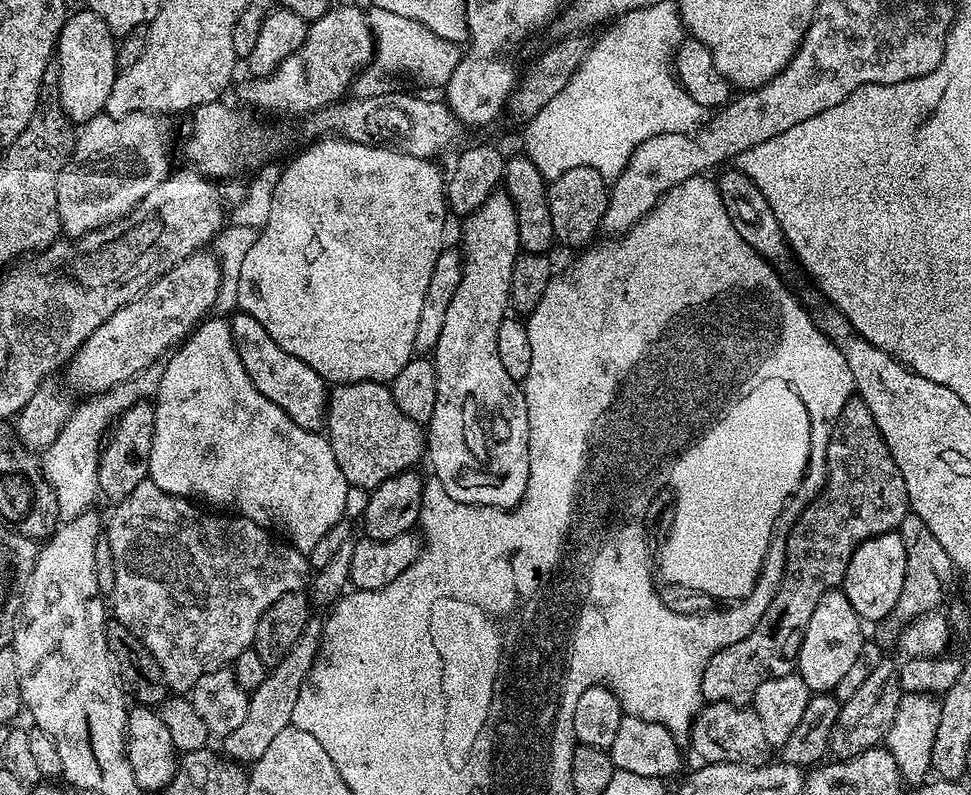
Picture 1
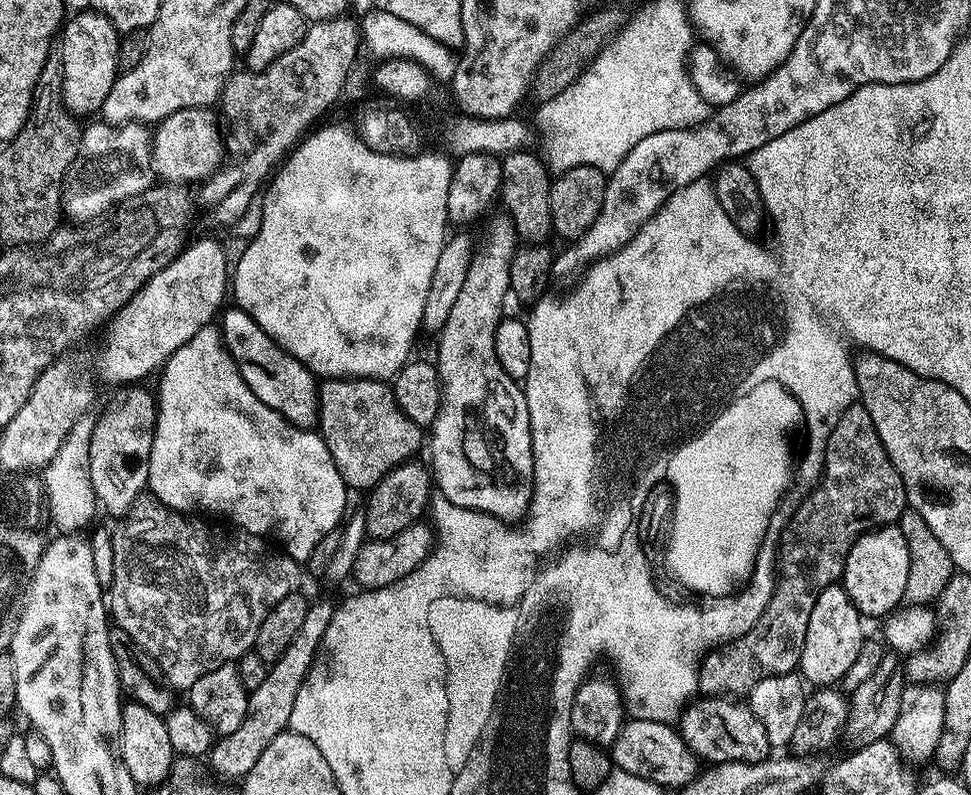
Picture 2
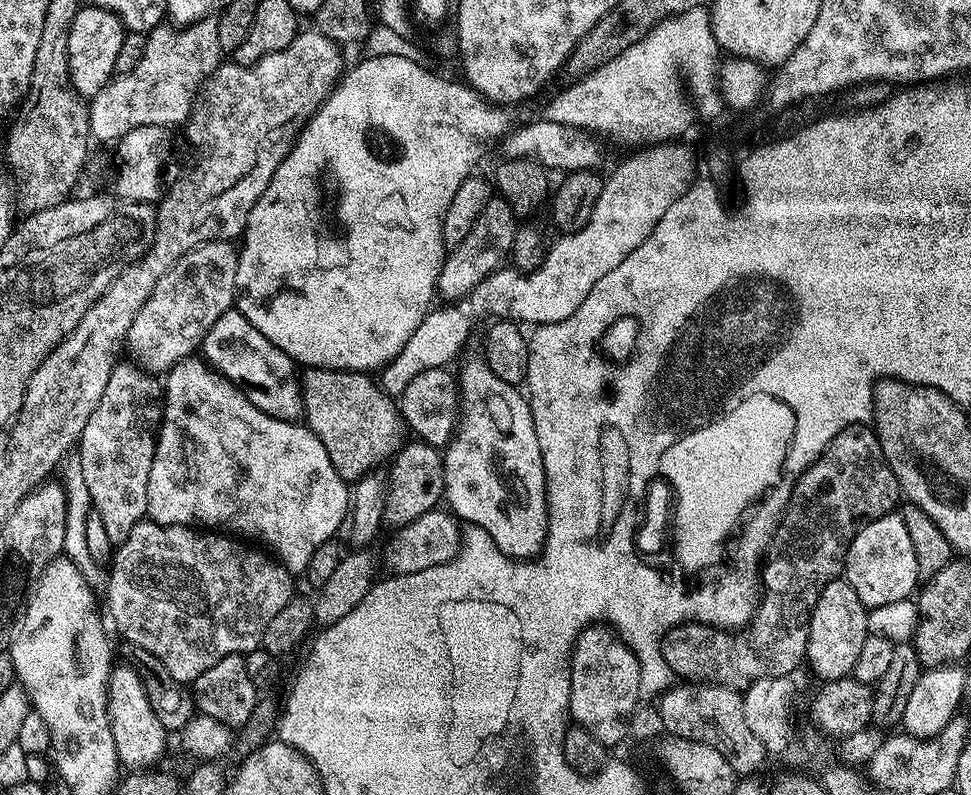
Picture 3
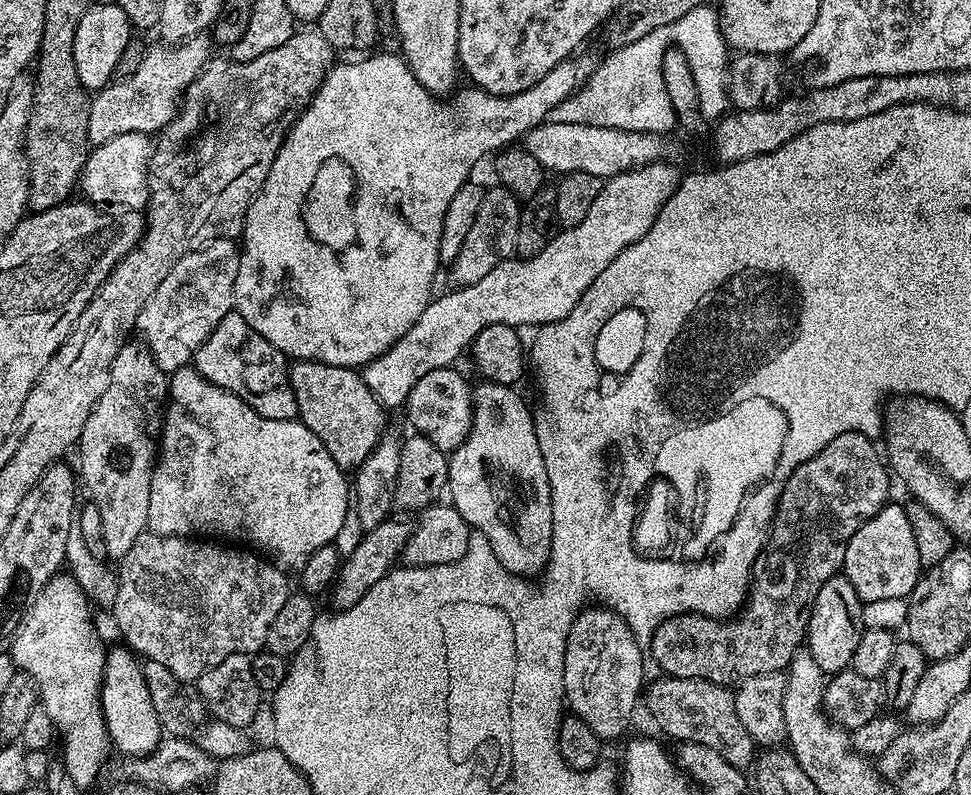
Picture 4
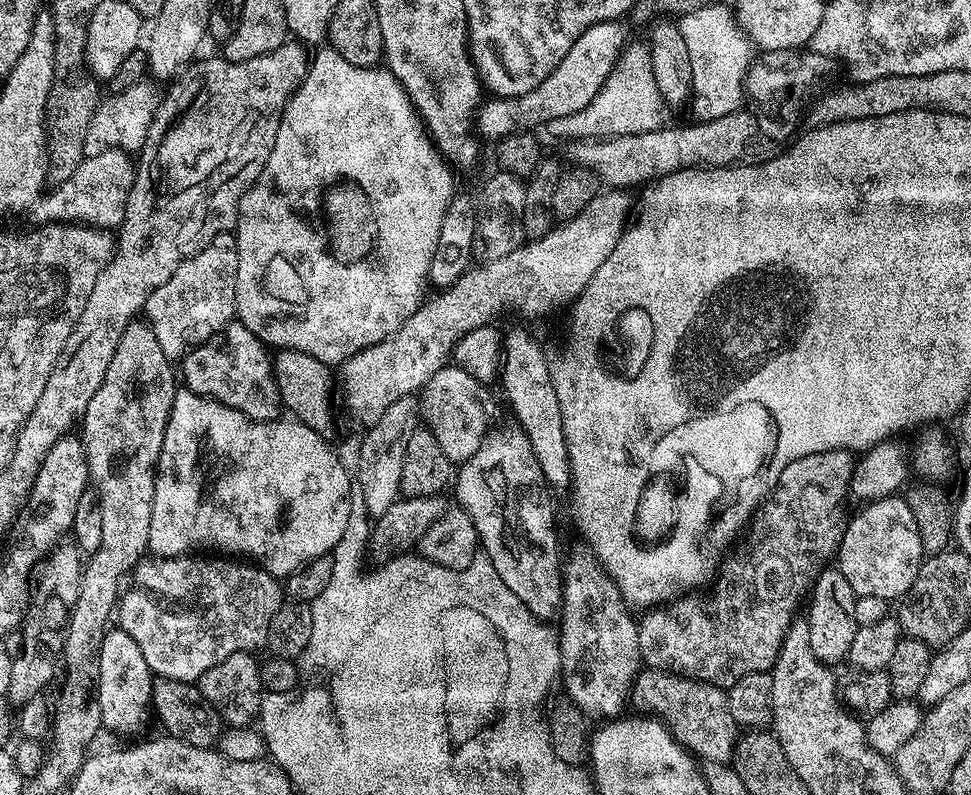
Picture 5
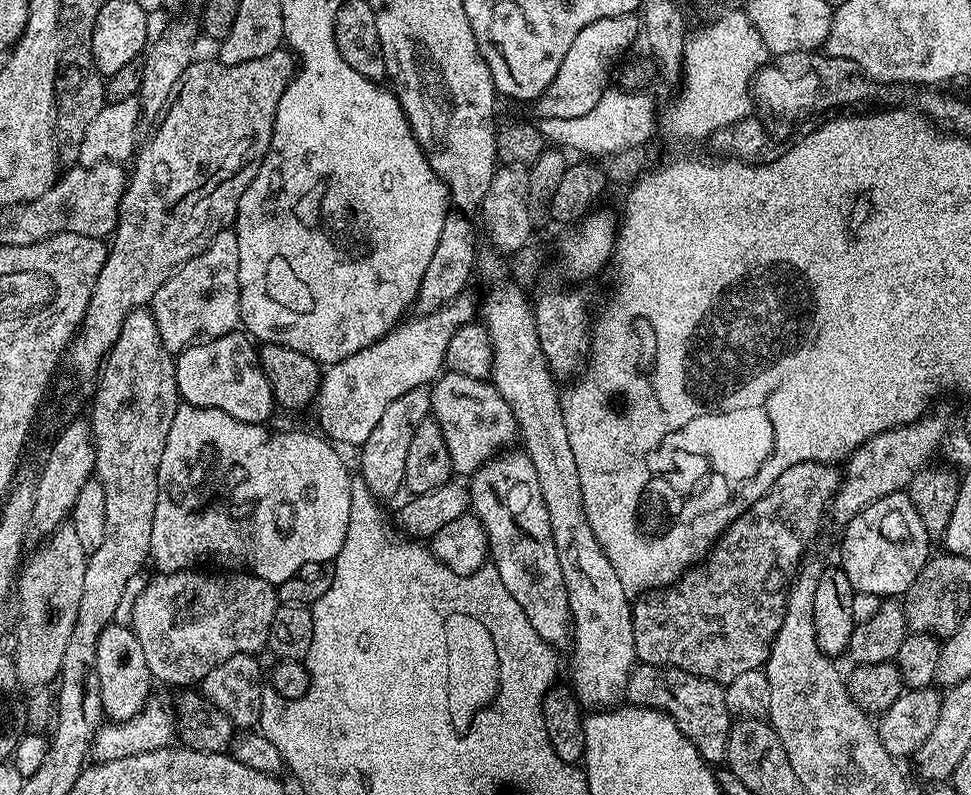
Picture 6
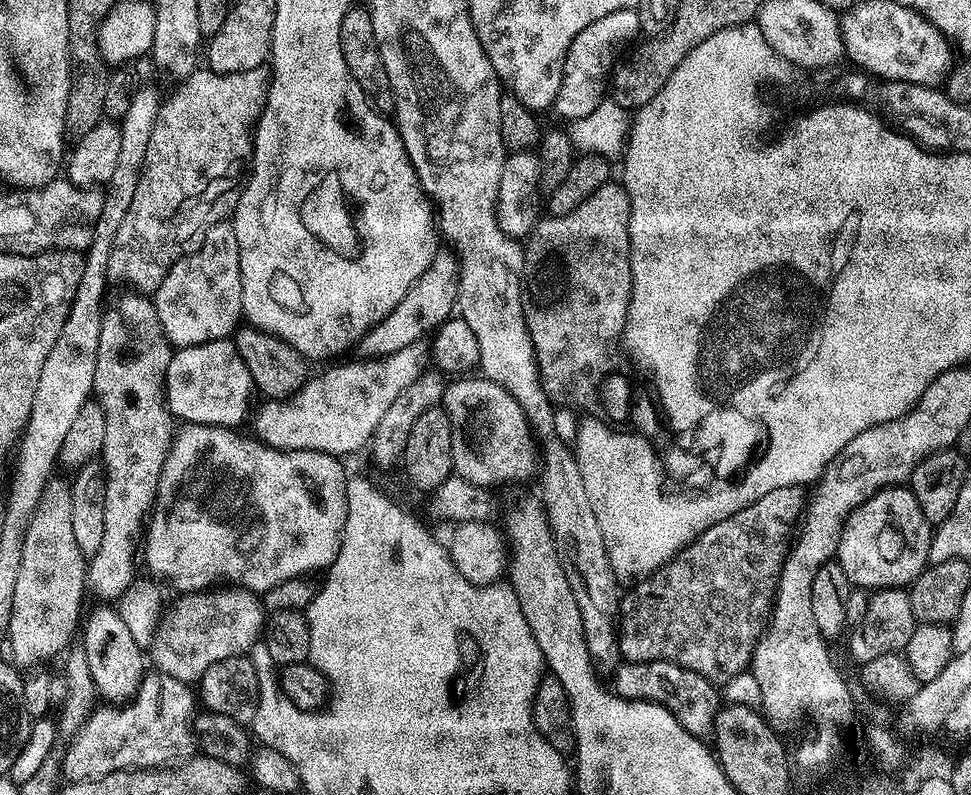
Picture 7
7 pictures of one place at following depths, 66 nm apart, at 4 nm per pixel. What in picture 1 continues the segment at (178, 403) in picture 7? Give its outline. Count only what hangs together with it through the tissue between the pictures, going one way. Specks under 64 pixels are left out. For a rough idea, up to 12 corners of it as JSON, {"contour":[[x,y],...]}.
{"contour":[[245,312],[232,342],[250,382],[295,424],[326,424],[326,382]]}

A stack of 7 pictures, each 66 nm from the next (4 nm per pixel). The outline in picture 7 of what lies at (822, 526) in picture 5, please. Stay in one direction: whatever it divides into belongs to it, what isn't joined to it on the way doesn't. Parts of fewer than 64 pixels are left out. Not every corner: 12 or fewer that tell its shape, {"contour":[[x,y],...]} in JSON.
{"contour":[[799,484],[623,593],[620,654],[749,671],[806,511]]}

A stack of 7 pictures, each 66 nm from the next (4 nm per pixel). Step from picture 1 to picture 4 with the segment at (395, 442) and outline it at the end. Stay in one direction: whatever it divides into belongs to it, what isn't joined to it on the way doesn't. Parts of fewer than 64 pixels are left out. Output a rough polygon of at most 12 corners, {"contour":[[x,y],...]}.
{"contour":[[297,360],[300,423],[359,468],[386,409],[355,368]]}

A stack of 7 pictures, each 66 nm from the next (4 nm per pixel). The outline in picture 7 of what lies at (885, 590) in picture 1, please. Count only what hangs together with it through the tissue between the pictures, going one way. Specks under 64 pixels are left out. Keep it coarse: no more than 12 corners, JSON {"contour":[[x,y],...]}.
{"contour":[[911,487],[846,518],[835,559],[849,585],[907,589],[933,531]]}

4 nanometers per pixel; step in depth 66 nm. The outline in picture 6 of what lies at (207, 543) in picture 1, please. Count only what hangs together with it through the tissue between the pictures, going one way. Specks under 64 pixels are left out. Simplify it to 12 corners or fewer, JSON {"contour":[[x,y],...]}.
{"contour":[[156,574],[130,627],[153,681],[196,686],[268,648],[277,589]]}

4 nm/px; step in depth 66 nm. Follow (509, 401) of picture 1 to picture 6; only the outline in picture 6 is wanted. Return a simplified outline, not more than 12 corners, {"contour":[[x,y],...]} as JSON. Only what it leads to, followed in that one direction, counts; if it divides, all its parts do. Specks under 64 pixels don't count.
{"contour":[[523,450],[467,481],[502,586],[557,650],[572,615]]}

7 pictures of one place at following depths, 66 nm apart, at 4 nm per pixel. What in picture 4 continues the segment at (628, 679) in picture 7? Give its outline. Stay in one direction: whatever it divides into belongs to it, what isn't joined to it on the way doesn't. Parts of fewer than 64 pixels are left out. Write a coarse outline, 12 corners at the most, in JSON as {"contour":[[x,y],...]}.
{"contour":[[687,674],[647,685],[673,741],[747,769],[758,746],[725,685]]}

